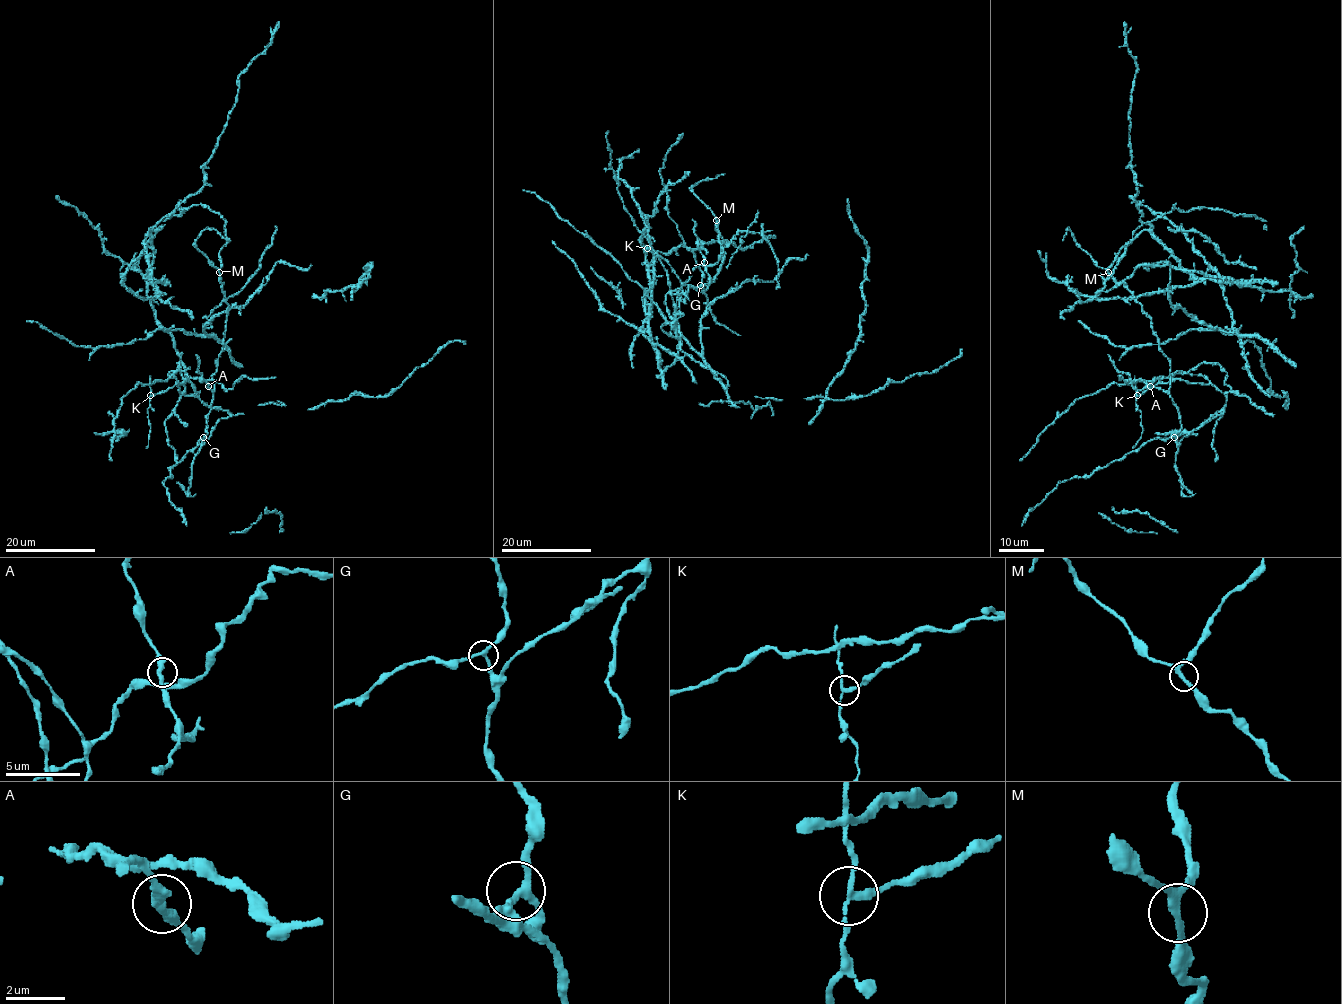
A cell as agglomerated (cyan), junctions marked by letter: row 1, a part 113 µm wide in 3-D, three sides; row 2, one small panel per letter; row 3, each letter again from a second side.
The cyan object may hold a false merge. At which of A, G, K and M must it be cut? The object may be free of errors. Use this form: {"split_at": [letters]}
{"split_at": ["K"]}

